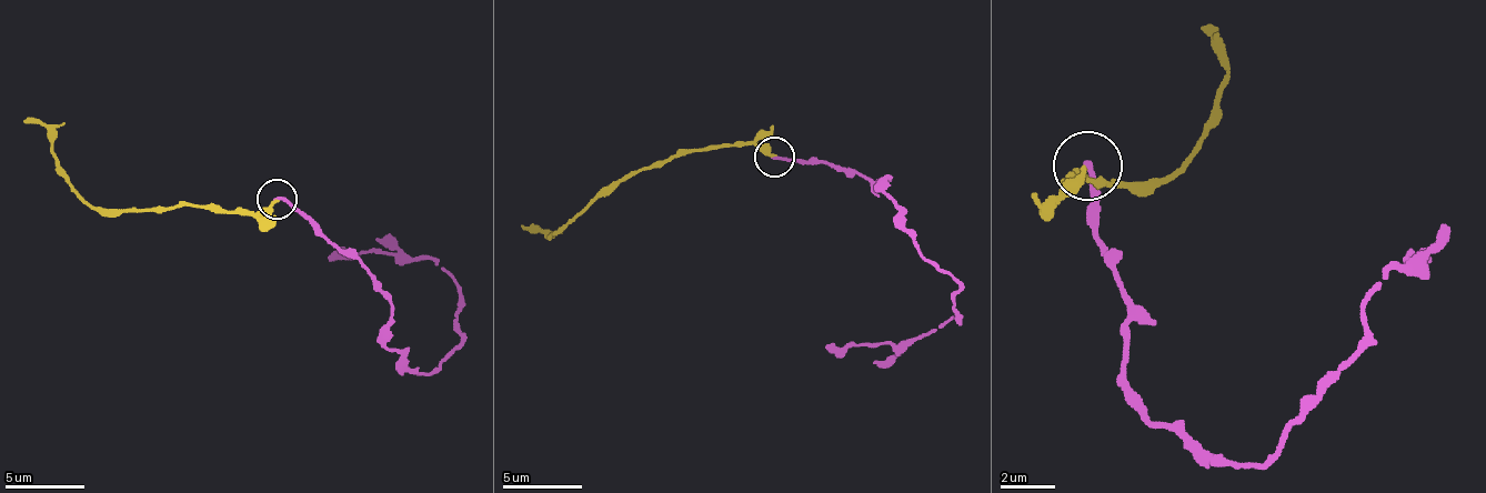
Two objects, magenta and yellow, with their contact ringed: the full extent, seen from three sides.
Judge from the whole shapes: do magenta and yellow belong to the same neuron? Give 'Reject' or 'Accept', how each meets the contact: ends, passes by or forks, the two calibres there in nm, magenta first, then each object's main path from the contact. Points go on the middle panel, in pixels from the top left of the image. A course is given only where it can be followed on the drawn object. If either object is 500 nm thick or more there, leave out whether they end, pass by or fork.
Accept. At the ring magenta ends. At the ring yellow ends. Thickness 220 nm (magenta) against 240 nm. Course of magenta: (773, 156), (825, 160), (890, 180), (897, 220), (957, 284), (957, 320), (950, 317), (925, 336), (825, 344). Course of yellow: (773, 156), (753, 144), (685, 148), (613, 180), (570, 224), (550, 235), (521, 224)

